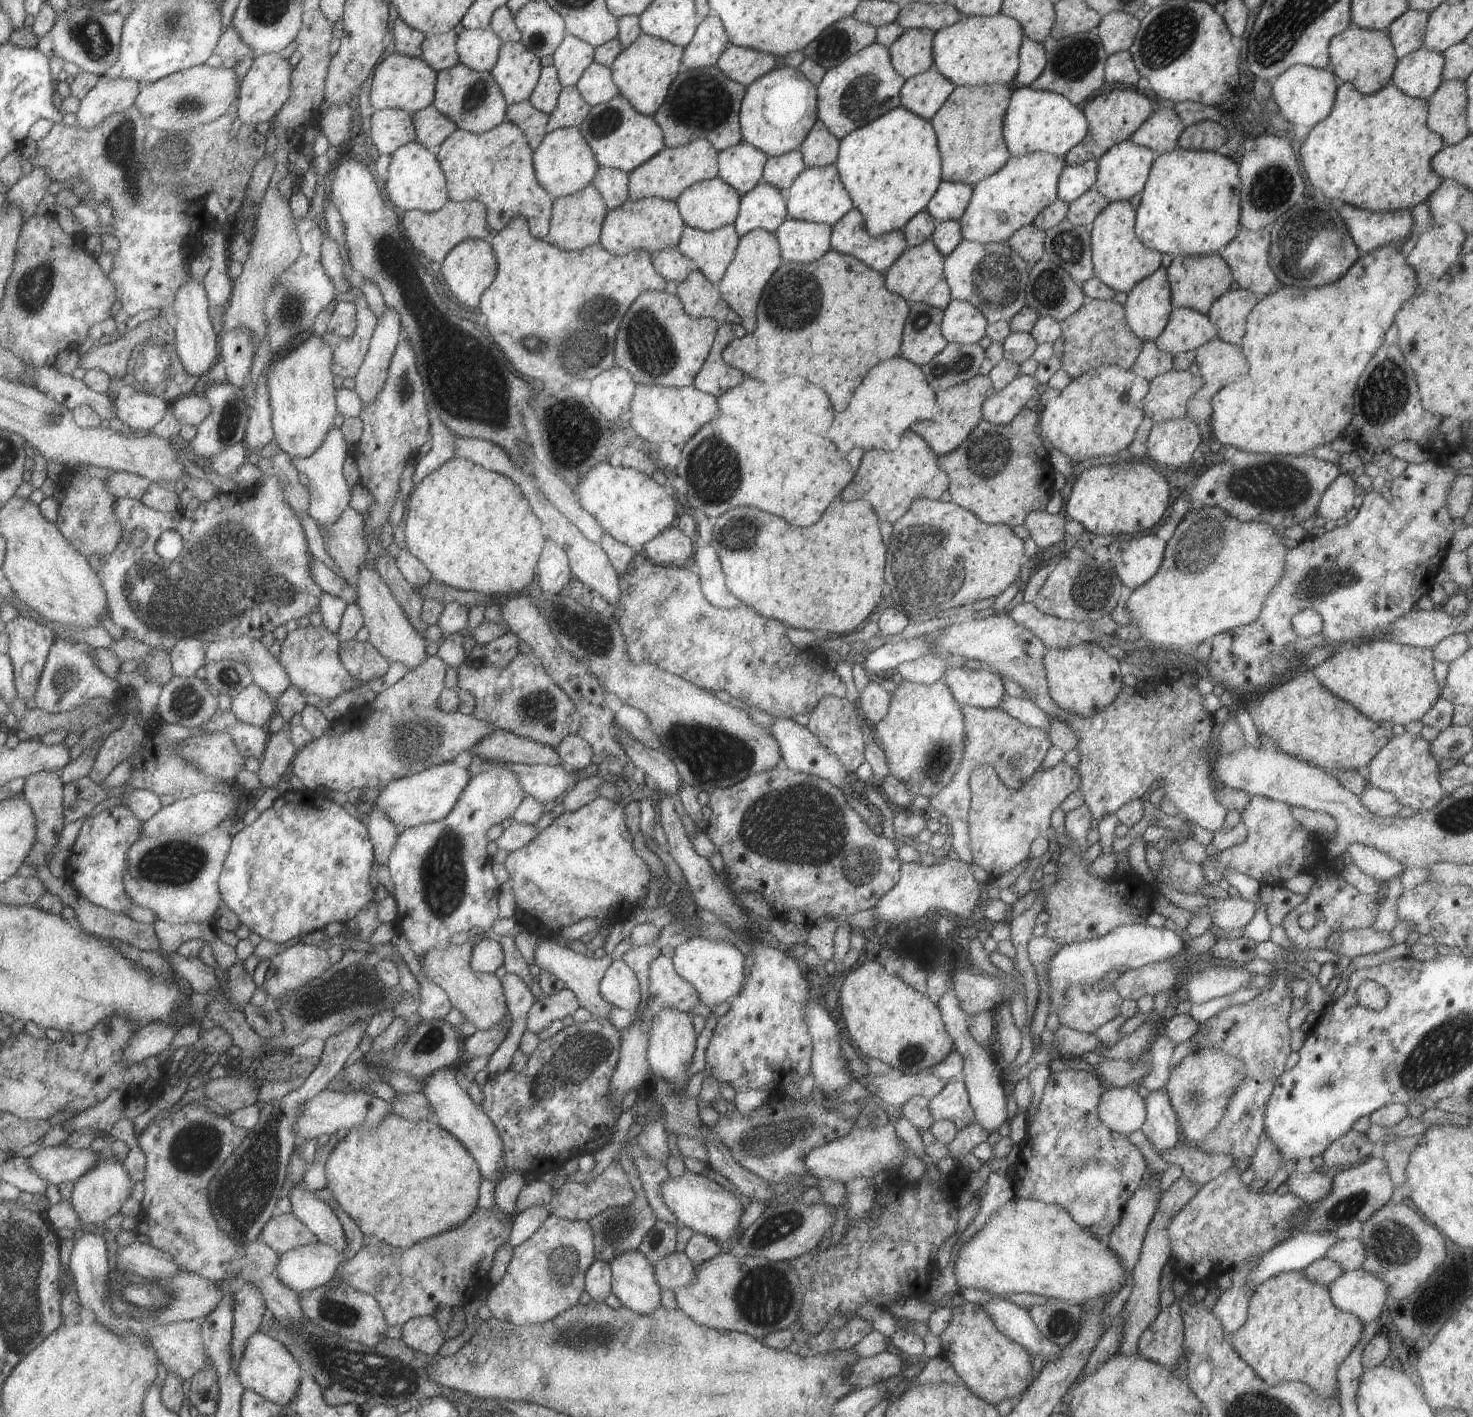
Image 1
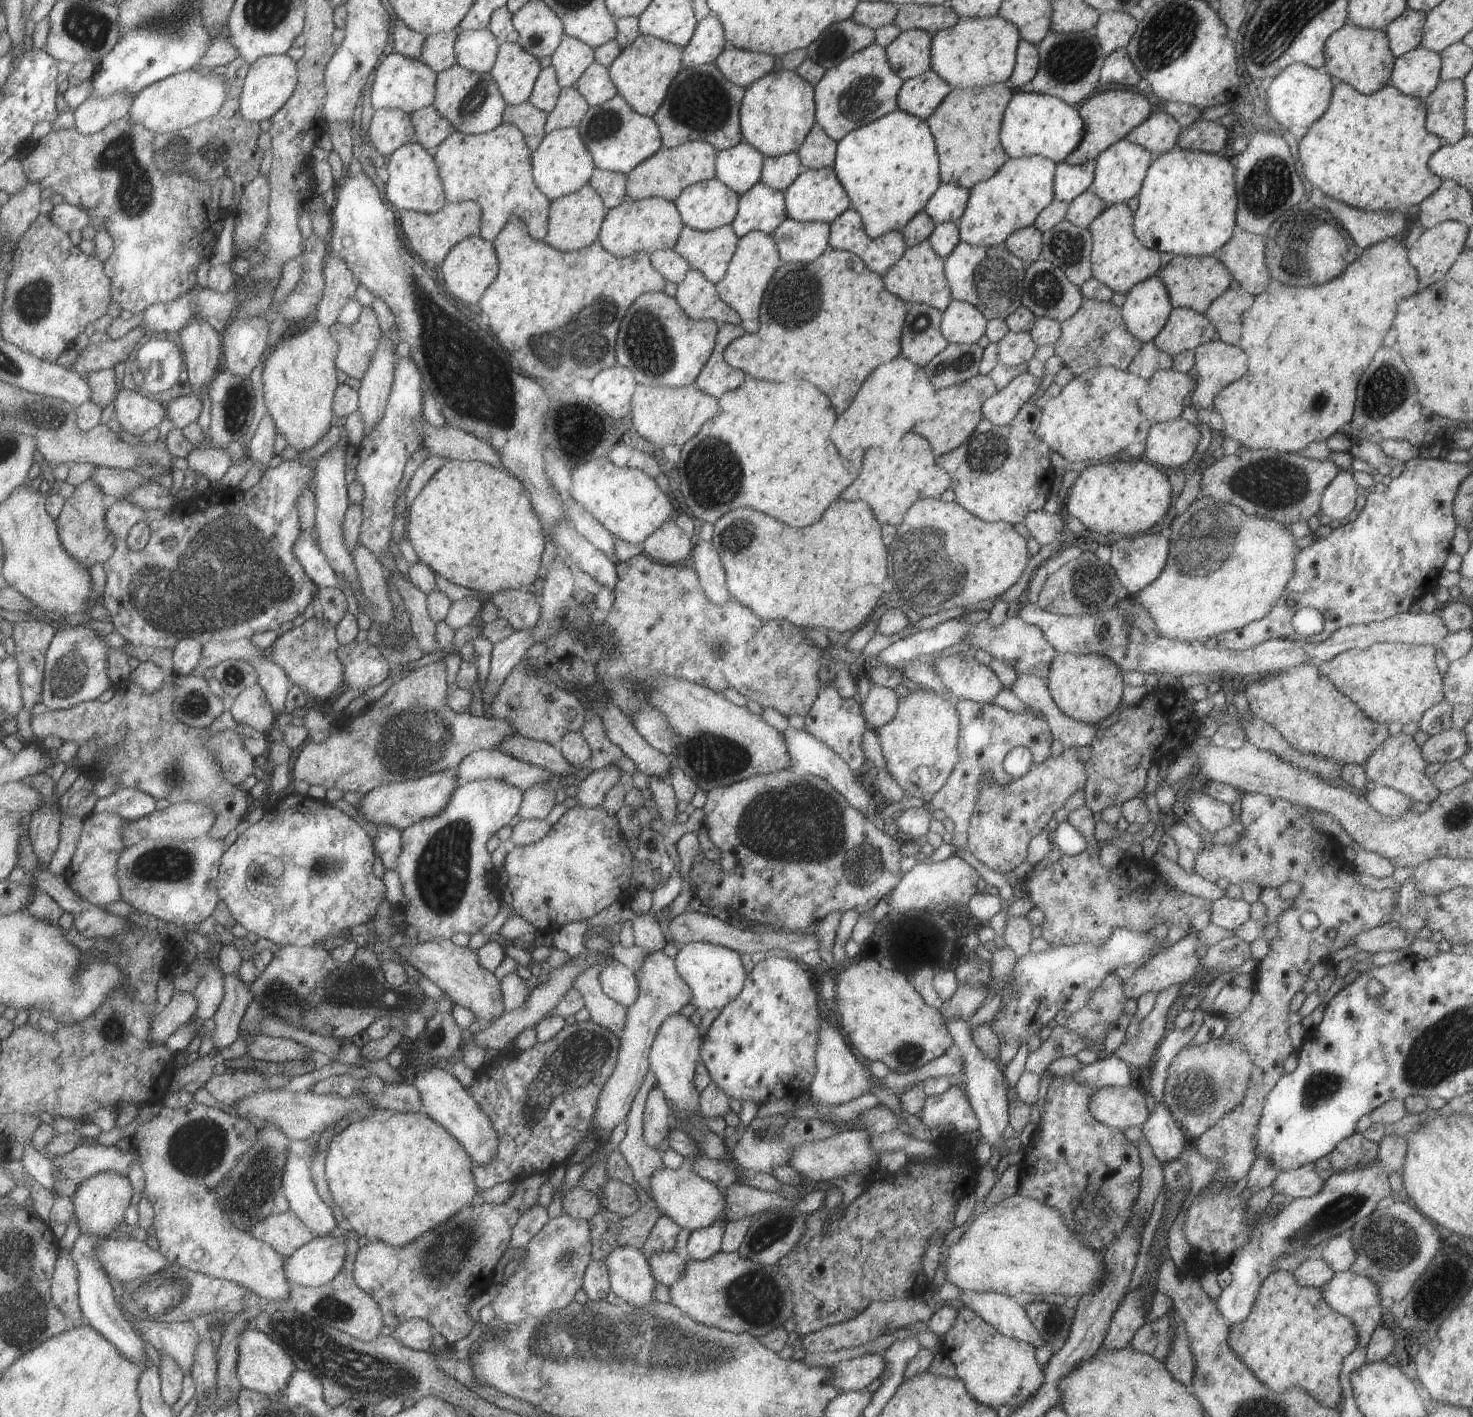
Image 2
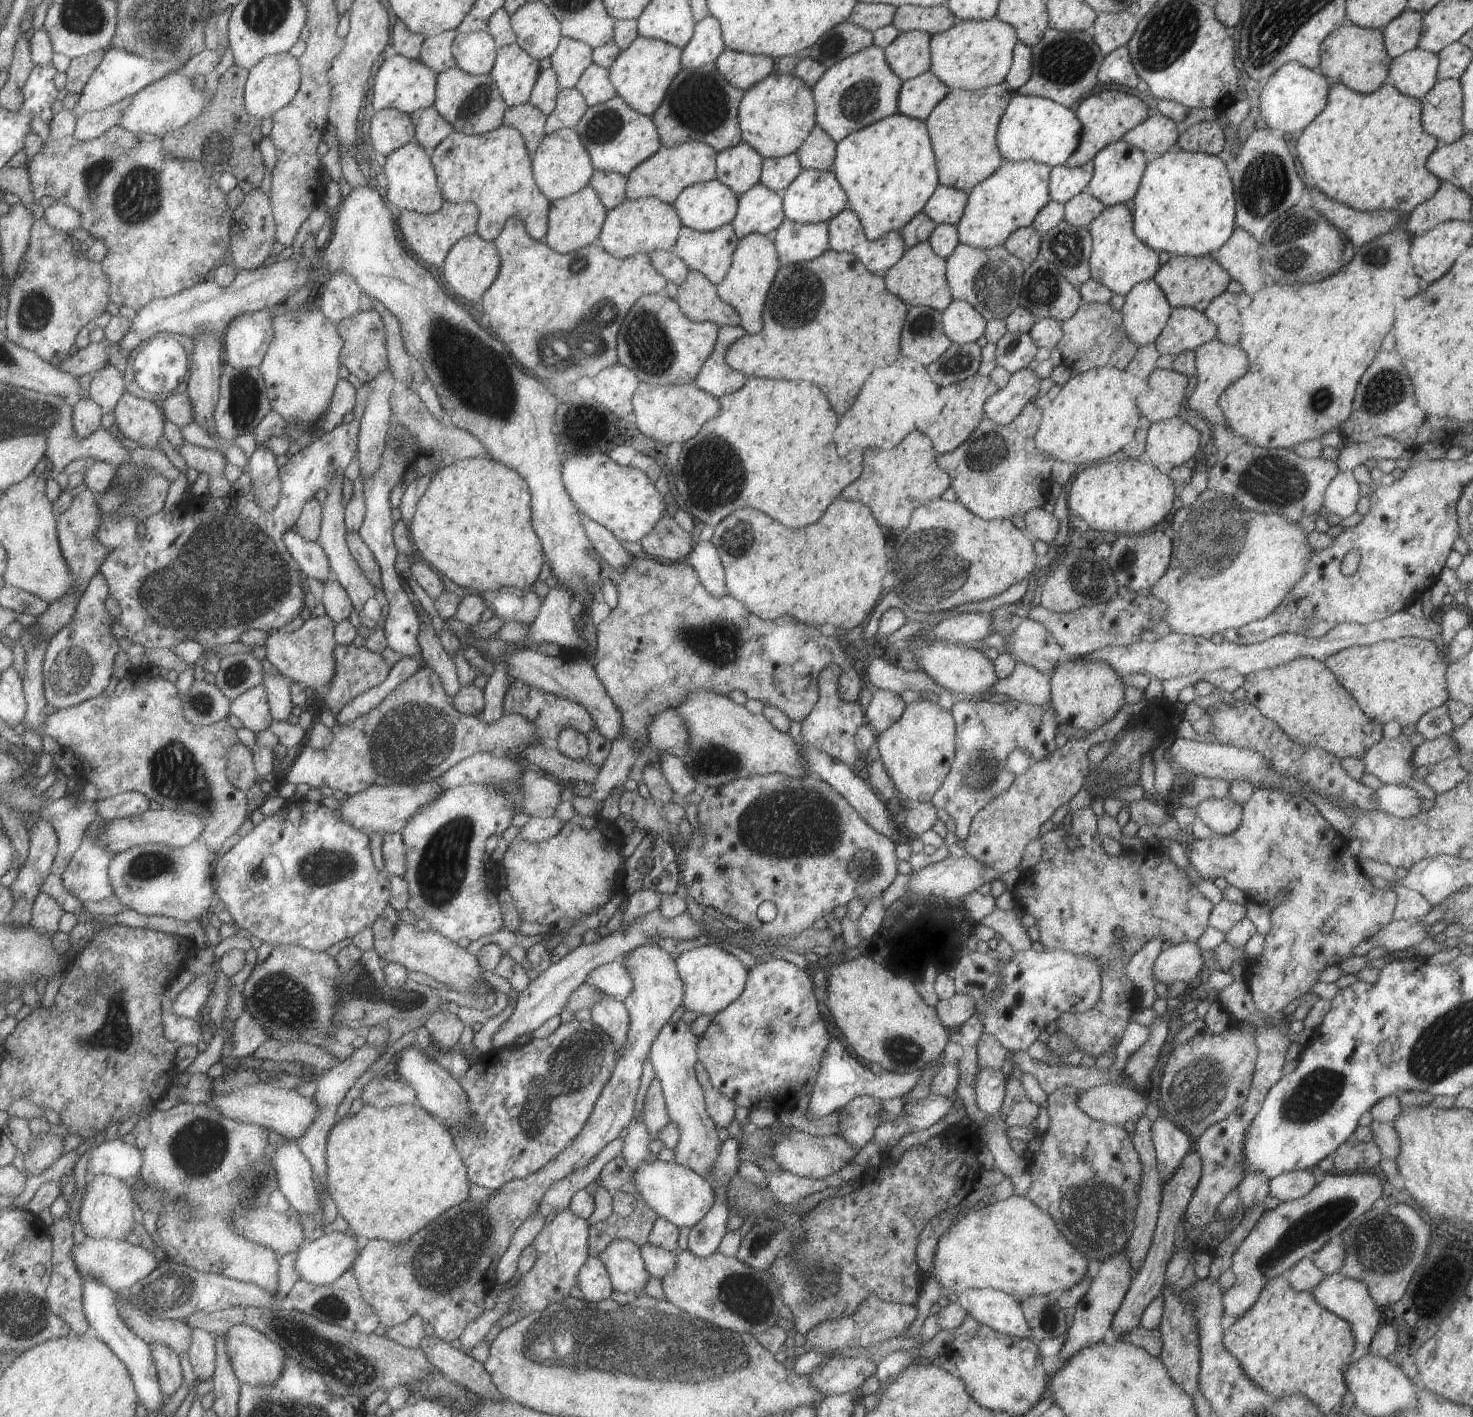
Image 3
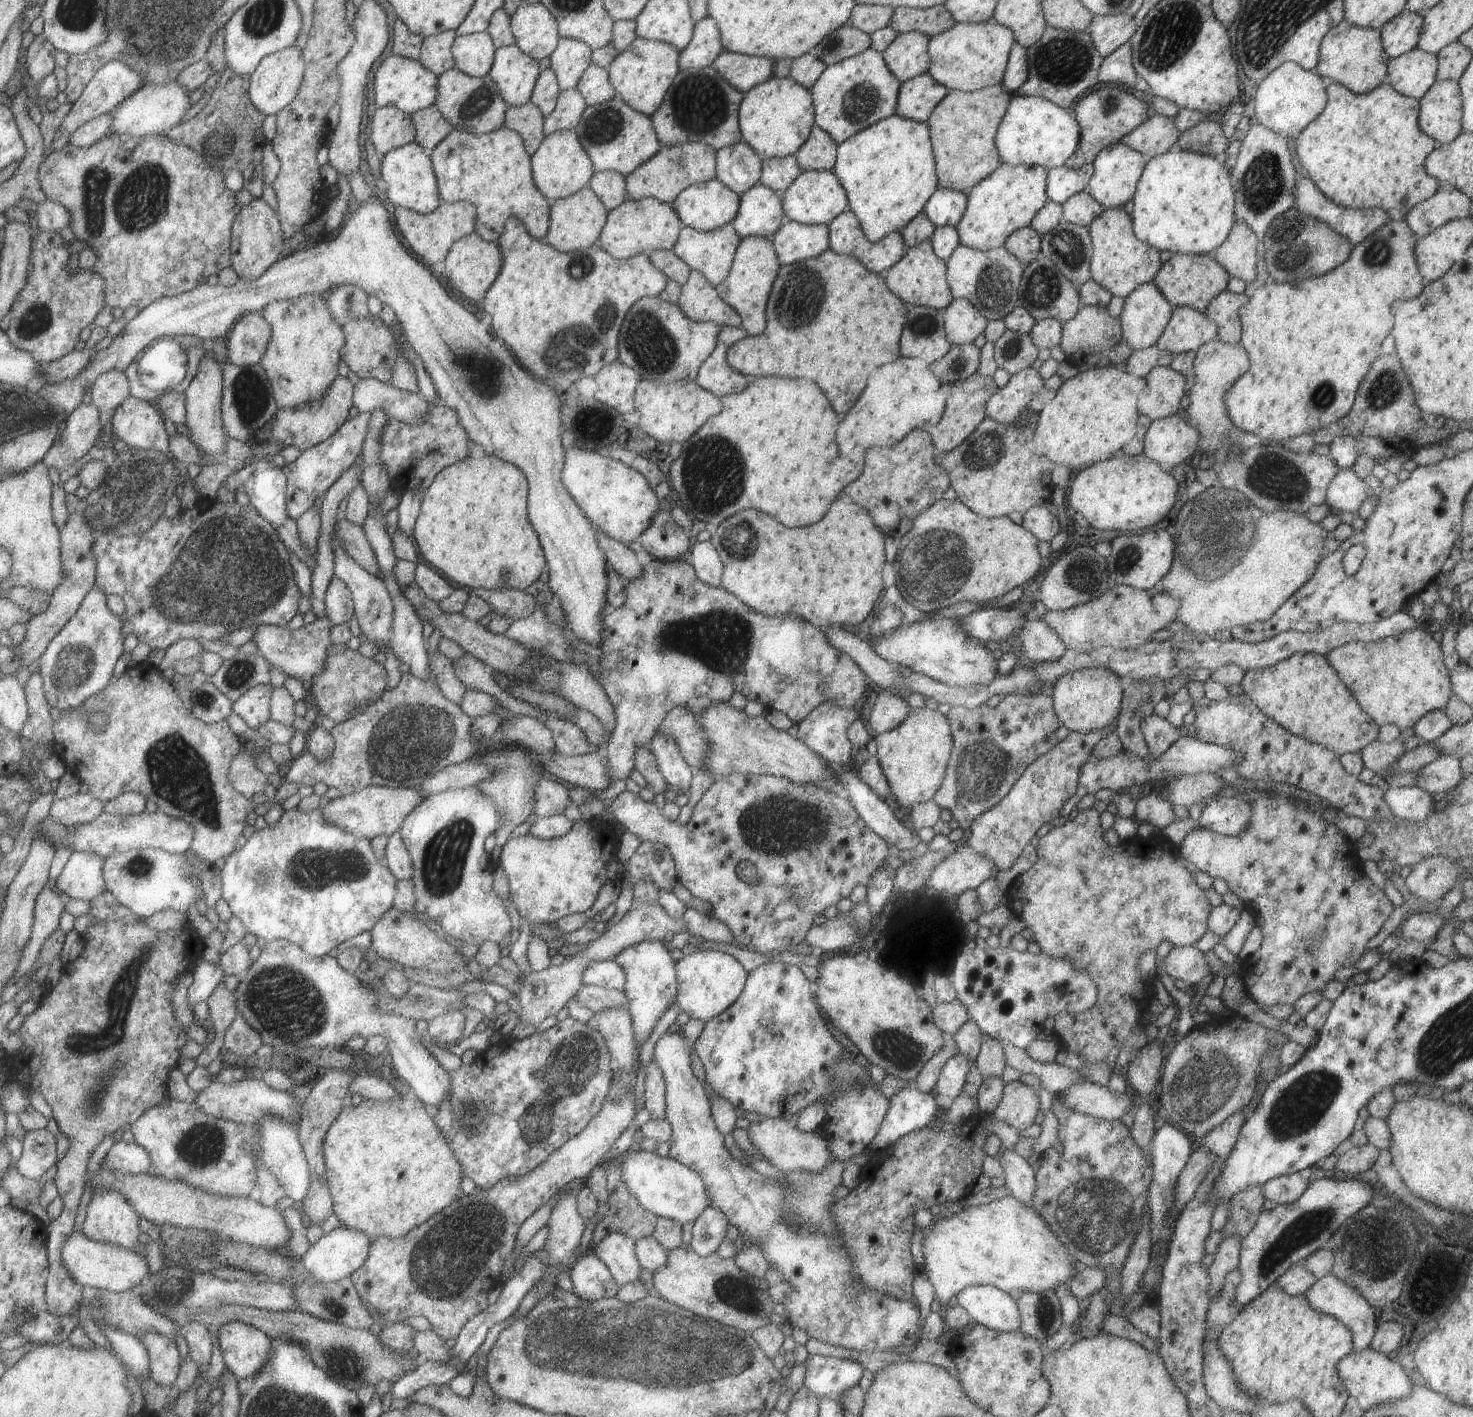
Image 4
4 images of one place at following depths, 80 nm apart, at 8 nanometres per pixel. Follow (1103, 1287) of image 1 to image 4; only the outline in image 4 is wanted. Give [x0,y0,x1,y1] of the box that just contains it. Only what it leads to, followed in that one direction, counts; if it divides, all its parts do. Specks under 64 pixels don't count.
[921,1196,1079,1306]

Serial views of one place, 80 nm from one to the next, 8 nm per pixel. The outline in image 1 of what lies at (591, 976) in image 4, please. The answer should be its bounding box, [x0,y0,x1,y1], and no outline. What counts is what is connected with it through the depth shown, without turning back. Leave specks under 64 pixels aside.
[600,960,640,1014]

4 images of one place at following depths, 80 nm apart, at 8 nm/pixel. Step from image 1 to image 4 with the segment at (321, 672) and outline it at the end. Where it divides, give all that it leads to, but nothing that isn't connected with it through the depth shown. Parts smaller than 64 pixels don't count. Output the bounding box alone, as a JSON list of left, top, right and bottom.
[251,616,332,686]

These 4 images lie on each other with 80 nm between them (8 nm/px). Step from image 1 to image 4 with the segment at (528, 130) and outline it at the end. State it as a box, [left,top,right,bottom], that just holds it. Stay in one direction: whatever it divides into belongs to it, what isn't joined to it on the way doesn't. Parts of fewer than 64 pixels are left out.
[502,101,544,157]

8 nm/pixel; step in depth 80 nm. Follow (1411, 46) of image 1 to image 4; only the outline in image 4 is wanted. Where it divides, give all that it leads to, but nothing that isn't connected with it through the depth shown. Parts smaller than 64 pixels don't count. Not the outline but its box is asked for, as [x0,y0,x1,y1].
[1379,11,1423,59]

